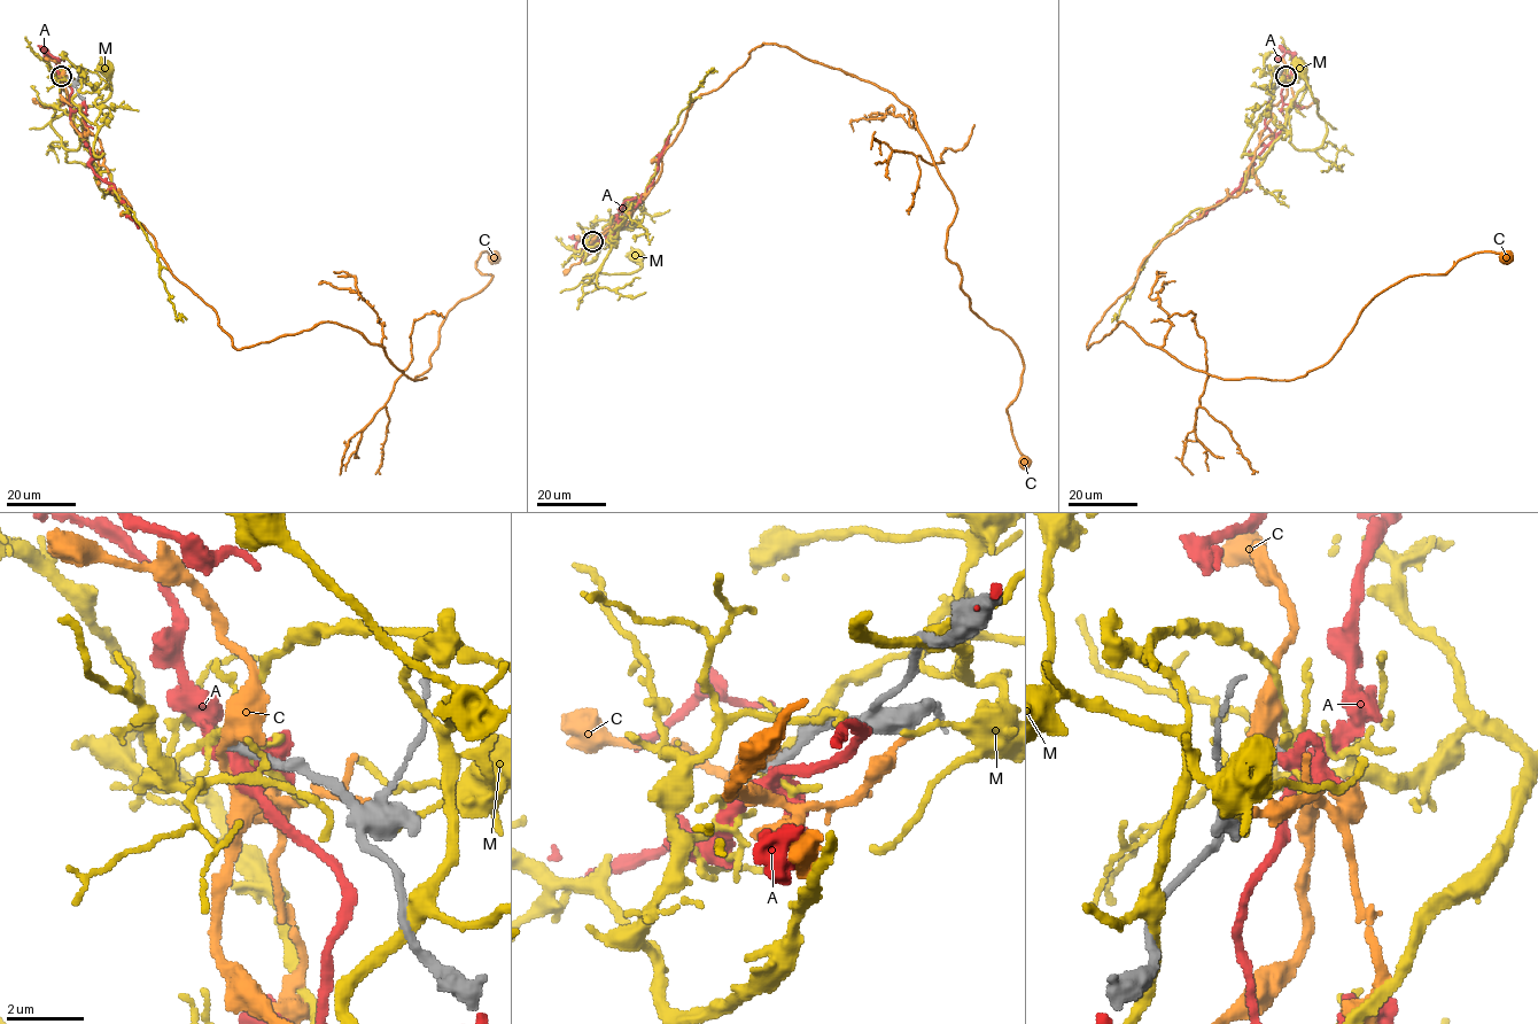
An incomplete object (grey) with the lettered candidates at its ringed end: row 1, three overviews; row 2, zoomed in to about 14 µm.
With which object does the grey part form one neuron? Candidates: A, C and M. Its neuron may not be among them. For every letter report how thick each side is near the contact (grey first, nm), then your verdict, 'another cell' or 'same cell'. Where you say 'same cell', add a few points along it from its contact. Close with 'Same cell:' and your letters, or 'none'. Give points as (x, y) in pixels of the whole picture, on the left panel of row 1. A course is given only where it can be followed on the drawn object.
A: calibres 280 and 320 nm; another cell
C: calibres 200 and 400 nm; another cell
M: calibres 220 and 180 nm; another cell
Same cell: none

